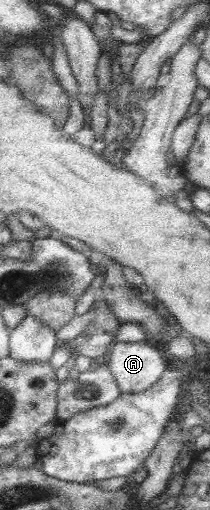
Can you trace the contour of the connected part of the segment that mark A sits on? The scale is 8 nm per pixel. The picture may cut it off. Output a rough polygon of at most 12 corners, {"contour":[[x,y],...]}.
{"contour":[[114,342],[105,366],[122,393],[166,370],[148,342]]}

